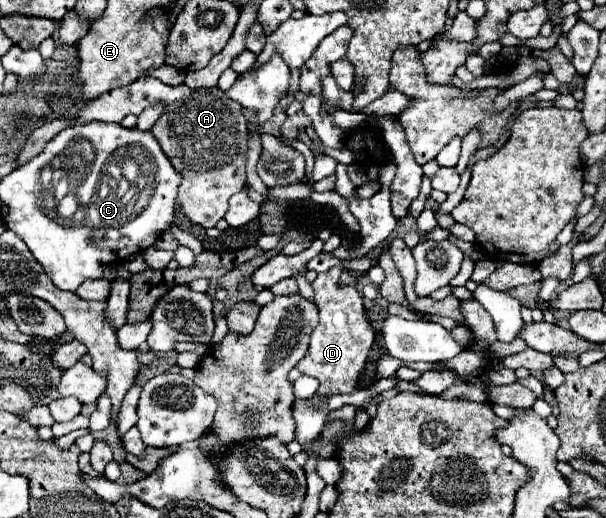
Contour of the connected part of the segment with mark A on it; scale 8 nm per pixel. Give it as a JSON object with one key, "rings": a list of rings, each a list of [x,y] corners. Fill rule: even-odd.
{"rings":[[[140,76],[128,86],[120,86],[104,92],[82,106],[80,114],[66,120],[56,118],[36,128],[26,140],[22,152],[16,156],[16,164],[26,164],[44,150],[44,146],[68,126],[83,125],[92,120],[120,122],[122,112],[140,114],[146,106],[162,102],[162,116],[156,120],[152,134],[160,142],[164,154],[172,162],[174,170],[182,174],[176,206],[194,224],[212,228],[226,214],[226,206],[232,194],[240,192],[246,184],[246,152],[248,152],[248,128],[242,116],[242,106],[226,96],[220,88],[190,88],[186,84],[168,86],[152,76]]]}

